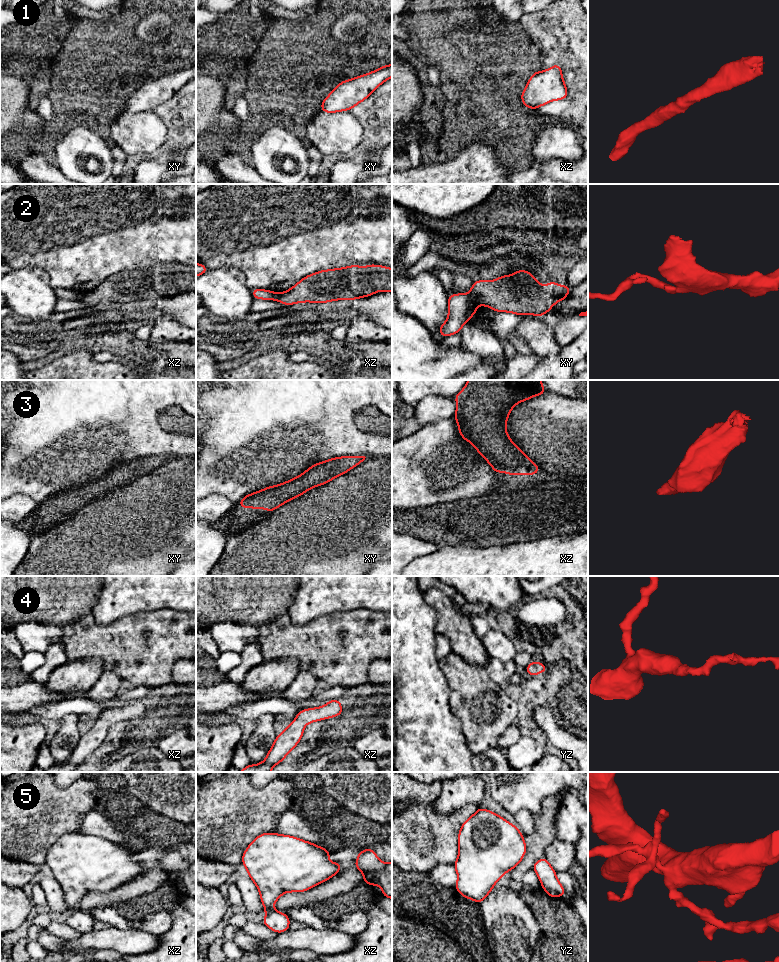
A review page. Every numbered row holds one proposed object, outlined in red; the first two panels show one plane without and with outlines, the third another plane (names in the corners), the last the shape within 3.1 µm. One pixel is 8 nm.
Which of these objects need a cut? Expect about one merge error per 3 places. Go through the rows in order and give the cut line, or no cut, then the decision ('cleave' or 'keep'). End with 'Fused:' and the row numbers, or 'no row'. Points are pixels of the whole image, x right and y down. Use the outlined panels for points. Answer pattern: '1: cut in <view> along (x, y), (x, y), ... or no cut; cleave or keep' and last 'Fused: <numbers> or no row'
1: no cut; keep
2: cut in xy along (469, 293), (477, 303); cleave
3: no cut; keep
4: no cut; keep
5: no cut; keep
Fused: 2

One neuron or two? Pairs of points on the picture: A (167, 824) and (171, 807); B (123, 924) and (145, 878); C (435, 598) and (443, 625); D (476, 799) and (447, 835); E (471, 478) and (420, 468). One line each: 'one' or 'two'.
A: two
B: two
C: one
D: two
E: one

